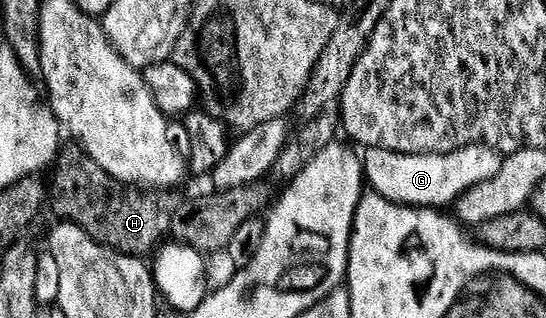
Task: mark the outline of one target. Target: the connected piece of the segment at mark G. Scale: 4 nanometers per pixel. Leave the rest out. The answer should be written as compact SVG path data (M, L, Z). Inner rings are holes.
M467 146L453 154L399 154L368 150L362 158L366 182L375 193L402 206L448 208L470 188L498 176L504 158L489 146Z

